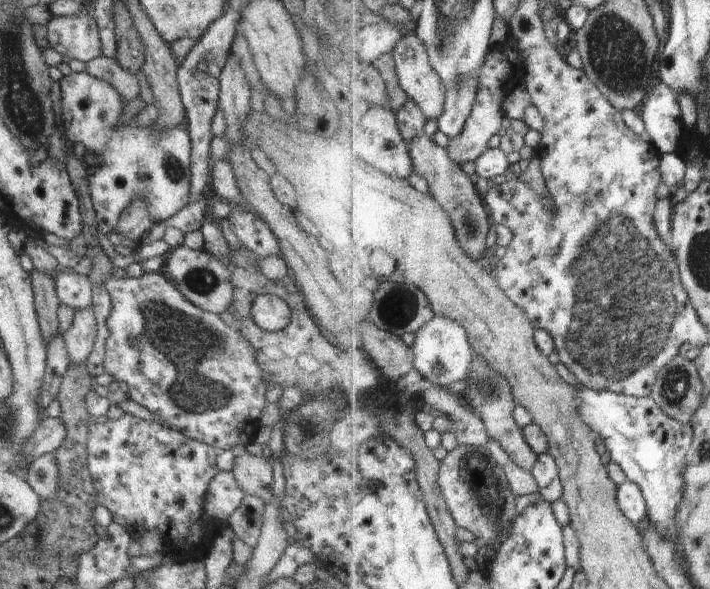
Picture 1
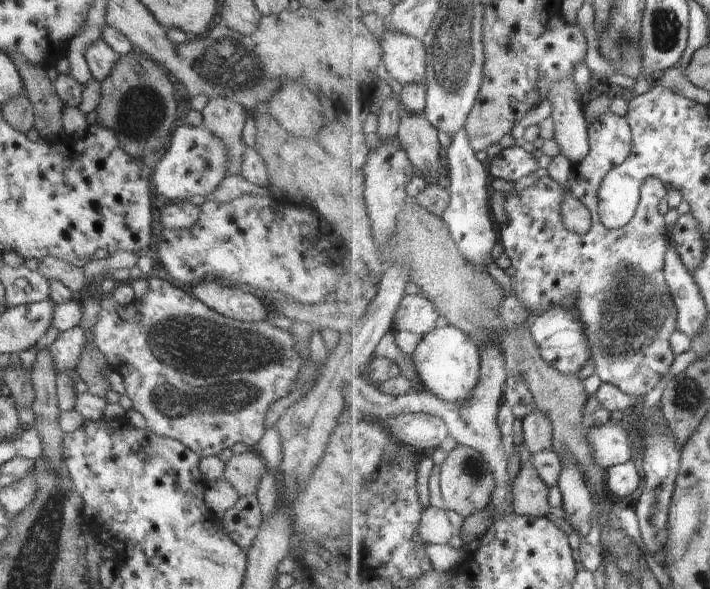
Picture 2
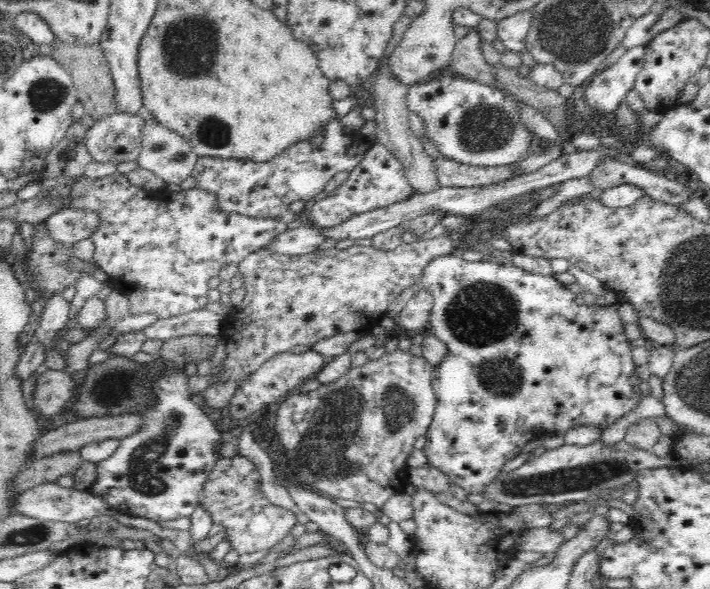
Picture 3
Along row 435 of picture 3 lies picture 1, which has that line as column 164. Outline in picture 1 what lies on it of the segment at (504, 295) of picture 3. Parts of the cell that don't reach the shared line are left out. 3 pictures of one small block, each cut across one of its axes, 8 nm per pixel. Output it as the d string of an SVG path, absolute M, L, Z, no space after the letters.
M125 414L112 420L107 416L88 420L88 470L97 492L97 504L112 514L113 522L136 524L146 530L157 530L164 547L174 554L205 550L211 522L204 516L203 498L210 481L219 472L216 466L218 451L208 444L188 438L182 432L153 420L143 420Z

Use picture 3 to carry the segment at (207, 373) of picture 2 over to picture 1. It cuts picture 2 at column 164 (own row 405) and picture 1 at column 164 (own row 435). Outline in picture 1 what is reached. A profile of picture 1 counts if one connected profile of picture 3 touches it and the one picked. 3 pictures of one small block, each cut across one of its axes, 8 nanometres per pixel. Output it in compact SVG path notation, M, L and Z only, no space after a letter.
M111 271L102 284L111 300L111 311L106 318L109 335L104 366L114 380L128 385L130 398L150 410L158 420L166 422L168 427L217 451L253 442L261 427L258 421L268 403L268 391L250 342L216 313L204 312L186 300L163 273L146 272L136 278L117 277Z

